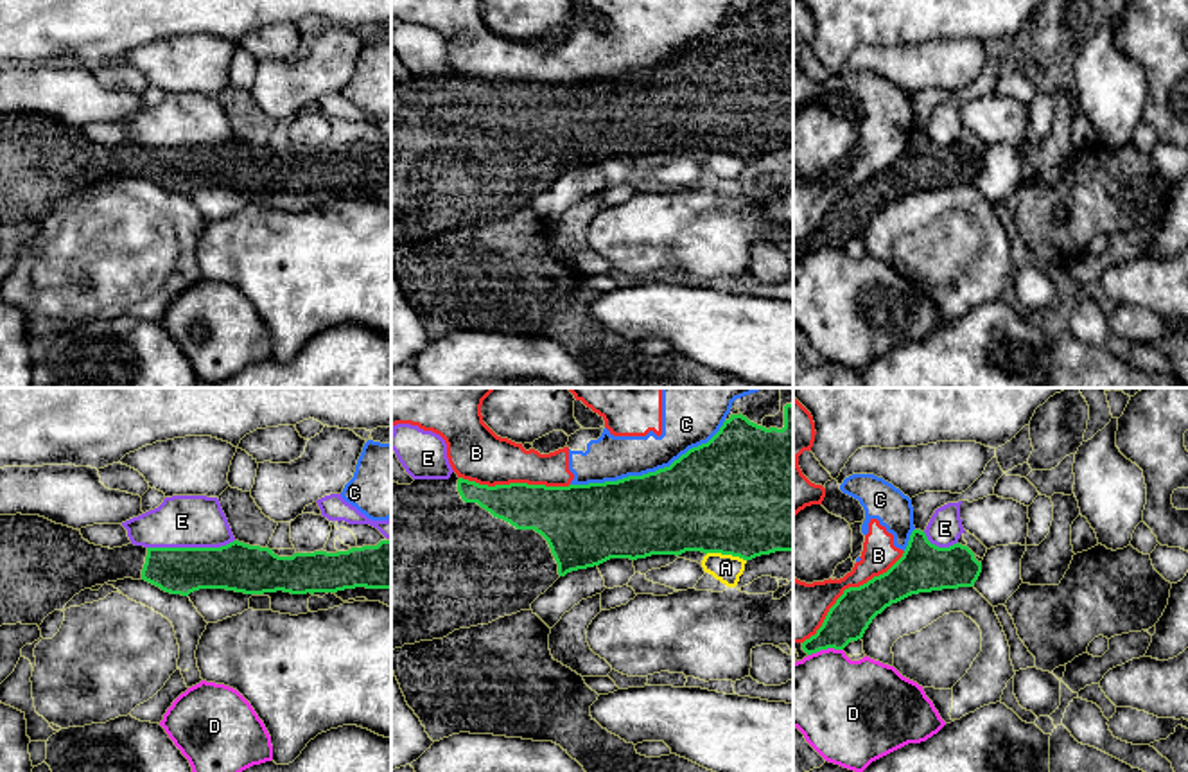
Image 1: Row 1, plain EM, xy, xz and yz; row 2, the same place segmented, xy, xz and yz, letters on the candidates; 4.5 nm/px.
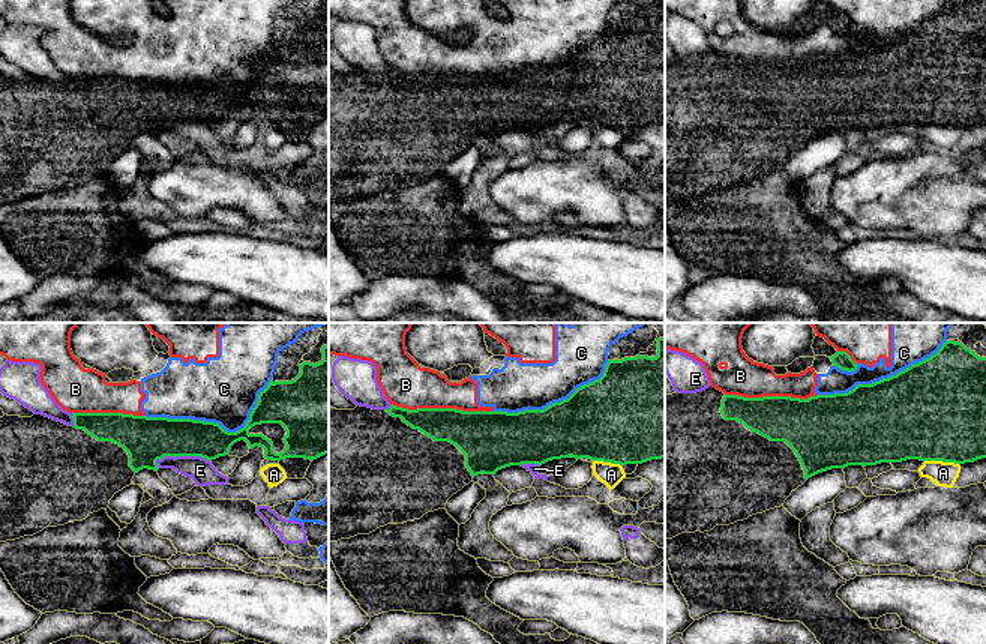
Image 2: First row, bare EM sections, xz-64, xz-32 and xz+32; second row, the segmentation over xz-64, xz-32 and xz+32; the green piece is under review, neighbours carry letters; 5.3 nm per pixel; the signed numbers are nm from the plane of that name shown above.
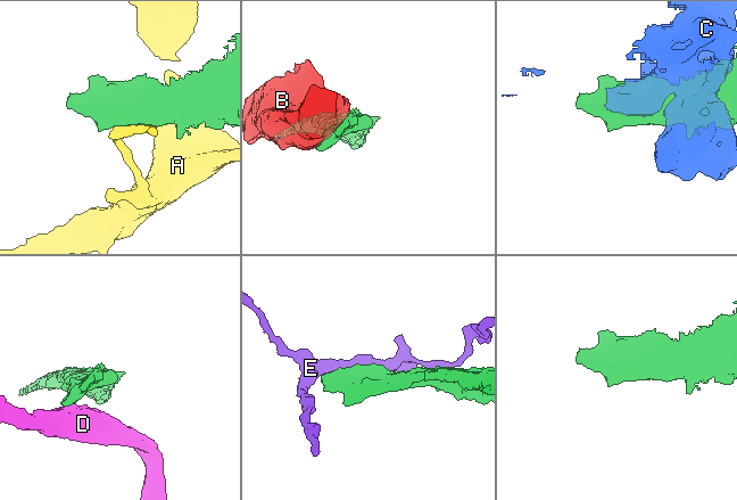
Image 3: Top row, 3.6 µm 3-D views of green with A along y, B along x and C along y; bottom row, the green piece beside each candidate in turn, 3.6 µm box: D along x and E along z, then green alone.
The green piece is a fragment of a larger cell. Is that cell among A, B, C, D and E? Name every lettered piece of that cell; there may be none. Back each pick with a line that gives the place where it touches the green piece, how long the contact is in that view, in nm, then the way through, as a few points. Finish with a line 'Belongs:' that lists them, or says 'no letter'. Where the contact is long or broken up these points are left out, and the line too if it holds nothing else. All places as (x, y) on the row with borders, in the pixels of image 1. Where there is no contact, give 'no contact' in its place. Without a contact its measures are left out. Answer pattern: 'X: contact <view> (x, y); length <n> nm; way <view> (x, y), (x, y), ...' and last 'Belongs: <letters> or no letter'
Belongs: no letter

